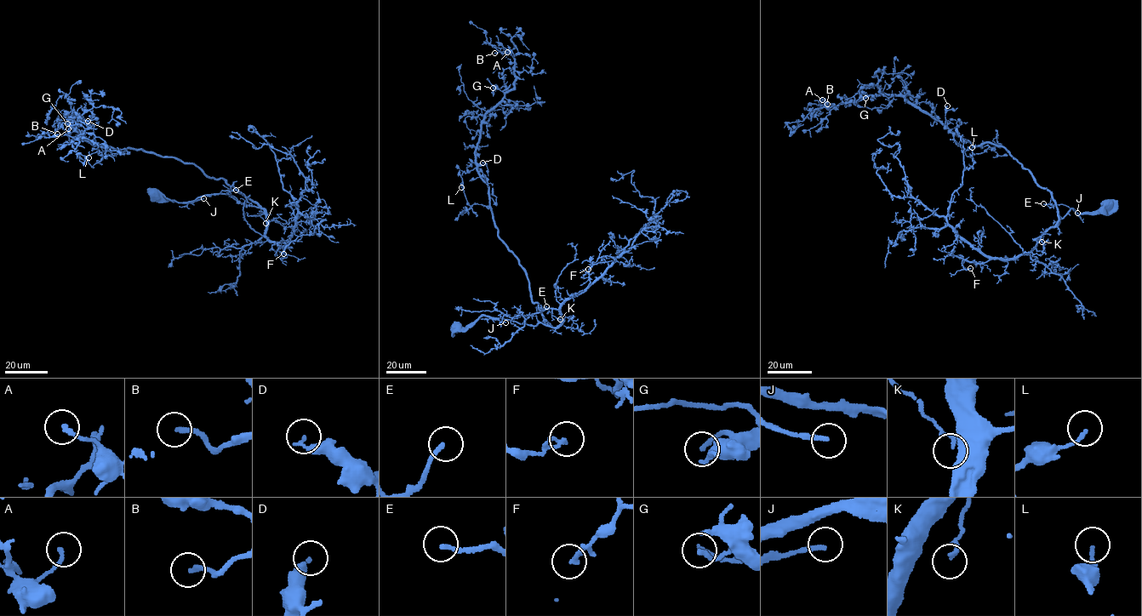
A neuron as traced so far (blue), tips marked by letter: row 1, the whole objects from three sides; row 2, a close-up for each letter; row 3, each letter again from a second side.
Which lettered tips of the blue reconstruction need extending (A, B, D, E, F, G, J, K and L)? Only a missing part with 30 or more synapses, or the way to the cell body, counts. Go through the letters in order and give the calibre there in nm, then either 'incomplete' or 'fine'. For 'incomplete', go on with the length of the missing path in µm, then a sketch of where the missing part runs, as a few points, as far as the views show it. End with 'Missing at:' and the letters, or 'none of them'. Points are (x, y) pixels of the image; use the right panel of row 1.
A: 160 nm thick; fine
B: 200 nm thick; incomplete; about 10 µm are missing; missing branch runs (827, 104), (831, 99), (825, 94)
D: 140 nm thick; fine
E: 180 nm thick; fine
F: 120 nm thick; fine
G: 170 nm thick; fine
J: 190 nm thick; fine
K: 150 nm thick; fine
L: 140 nm thick; fine
Missing at: B

